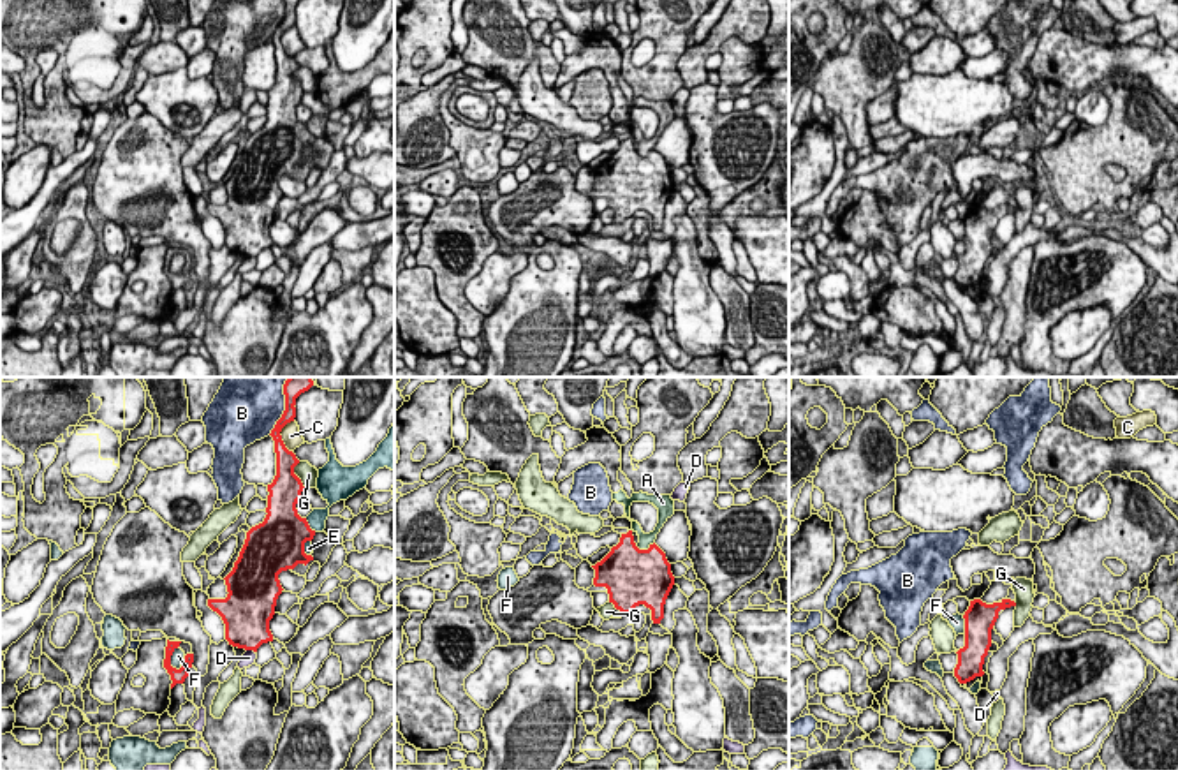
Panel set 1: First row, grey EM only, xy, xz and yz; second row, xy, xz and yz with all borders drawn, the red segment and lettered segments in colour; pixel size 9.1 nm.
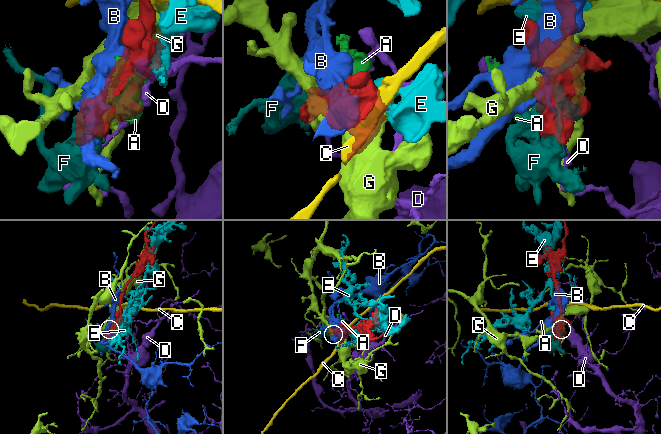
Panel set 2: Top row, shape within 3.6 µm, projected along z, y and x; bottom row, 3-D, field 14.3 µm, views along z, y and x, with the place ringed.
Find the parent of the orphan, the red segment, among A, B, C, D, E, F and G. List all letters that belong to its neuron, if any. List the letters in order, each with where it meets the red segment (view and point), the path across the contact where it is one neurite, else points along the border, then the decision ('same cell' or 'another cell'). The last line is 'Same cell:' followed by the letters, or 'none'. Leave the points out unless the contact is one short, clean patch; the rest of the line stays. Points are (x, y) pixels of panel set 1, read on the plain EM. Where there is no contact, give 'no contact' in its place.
A: xz (645, 155) | another cell
B: xy (282, 20) | another cell
C: xy (280, 41) | another cell
D: xy (250, 254) | along xy (247, 254), (254, 258) | another cell
E: xy (309, 131) | another cell
F: xy (169, 263) | another cell
G: xy (294, 80) | another cell
Same cell: none

